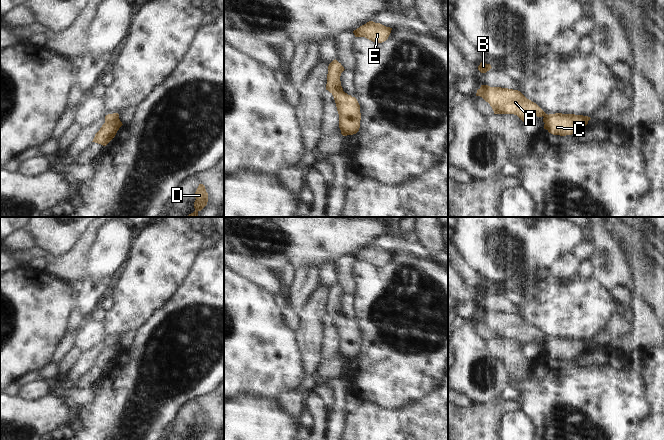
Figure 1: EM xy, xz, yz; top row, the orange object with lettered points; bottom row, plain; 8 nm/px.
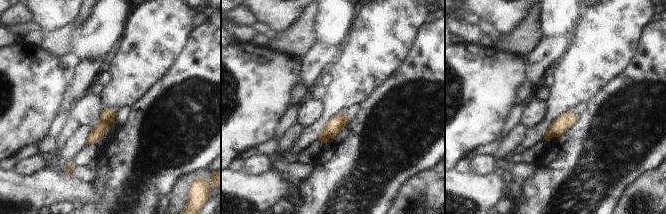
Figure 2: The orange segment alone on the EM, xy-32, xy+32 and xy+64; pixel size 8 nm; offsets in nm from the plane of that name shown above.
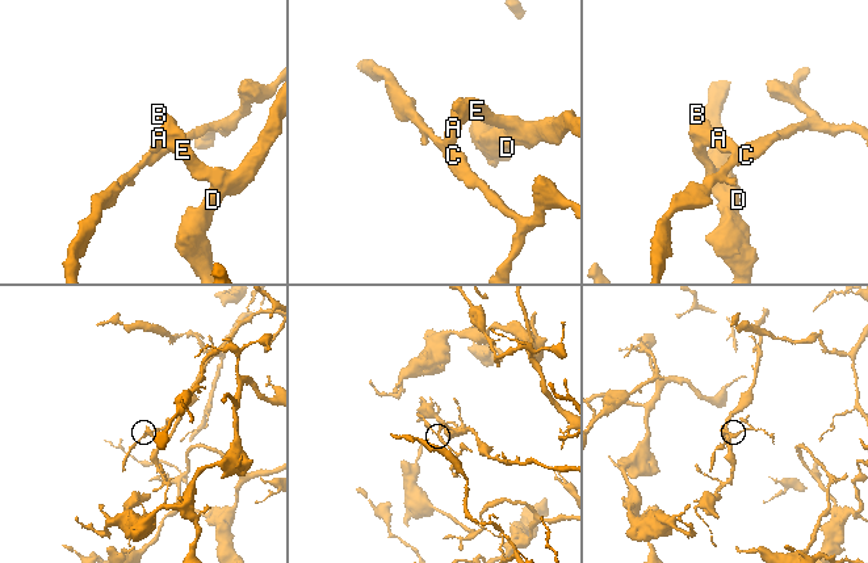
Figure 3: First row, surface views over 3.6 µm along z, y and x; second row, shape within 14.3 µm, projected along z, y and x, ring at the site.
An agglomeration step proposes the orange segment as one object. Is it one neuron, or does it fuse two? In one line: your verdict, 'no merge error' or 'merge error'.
merge error

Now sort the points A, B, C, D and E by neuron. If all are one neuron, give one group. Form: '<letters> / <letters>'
A B D E / C

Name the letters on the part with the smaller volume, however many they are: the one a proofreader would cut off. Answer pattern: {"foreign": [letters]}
{"foreign": ["C"]}

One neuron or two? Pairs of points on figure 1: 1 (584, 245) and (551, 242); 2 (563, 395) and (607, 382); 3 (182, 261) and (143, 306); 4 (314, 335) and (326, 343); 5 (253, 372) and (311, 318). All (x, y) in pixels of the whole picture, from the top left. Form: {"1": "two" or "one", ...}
{"1": "two", "2": "one", "3": "one", "4": "two", "5": "two"}

